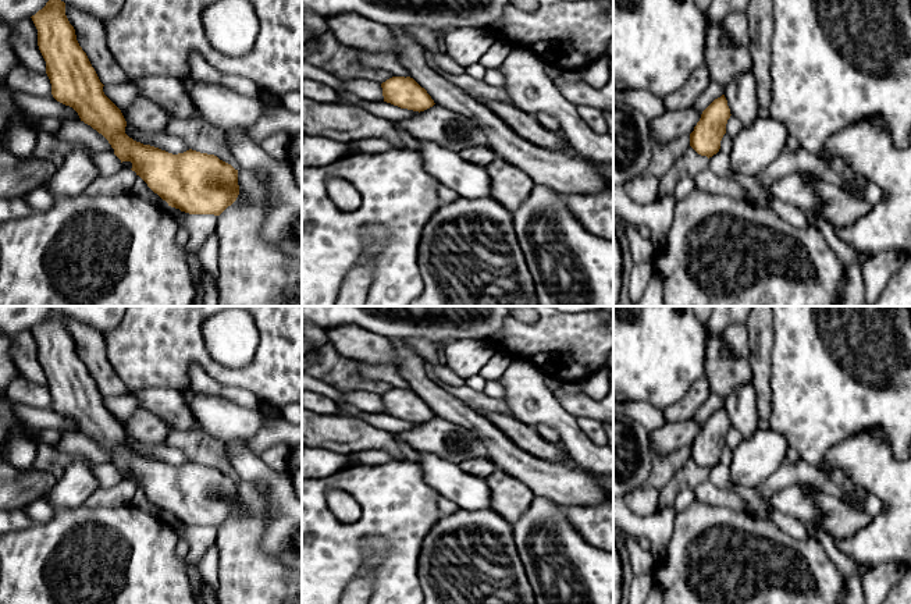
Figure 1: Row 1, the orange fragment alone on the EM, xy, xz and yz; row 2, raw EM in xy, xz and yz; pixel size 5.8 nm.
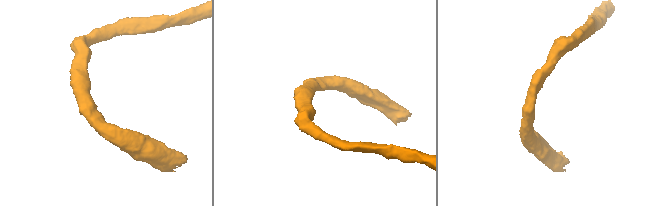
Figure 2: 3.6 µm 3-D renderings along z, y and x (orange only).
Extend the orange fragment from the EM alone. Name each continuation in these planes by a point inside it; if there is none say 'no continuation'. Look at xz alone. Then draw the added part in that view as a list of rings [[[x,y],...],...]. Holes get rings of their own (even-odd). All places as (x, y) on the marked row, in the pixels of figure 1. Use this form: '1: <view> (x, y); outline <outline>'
1: xz (449, 130); outline [[[438,104],[401,121],[399,125],[417,141],[430,141],[456,153],[490,146],[487,135],[471,118]]]

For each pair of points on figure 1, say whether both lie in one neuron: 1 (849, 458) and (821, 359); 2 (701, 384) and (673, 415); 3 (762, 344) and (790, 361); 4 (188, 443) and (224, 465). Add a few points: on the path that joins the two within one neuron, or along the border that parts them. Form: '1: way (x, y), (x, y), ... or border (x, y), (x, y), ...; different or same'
1: border (875, 433), (858, 432), (843, 439), (822, 464); different
2: way (698, 393), (682, 409); same
3: border (772, 320), (771, 379), (768, 382); different
4: way (196, 444), (209, 450), (216, 457); same

